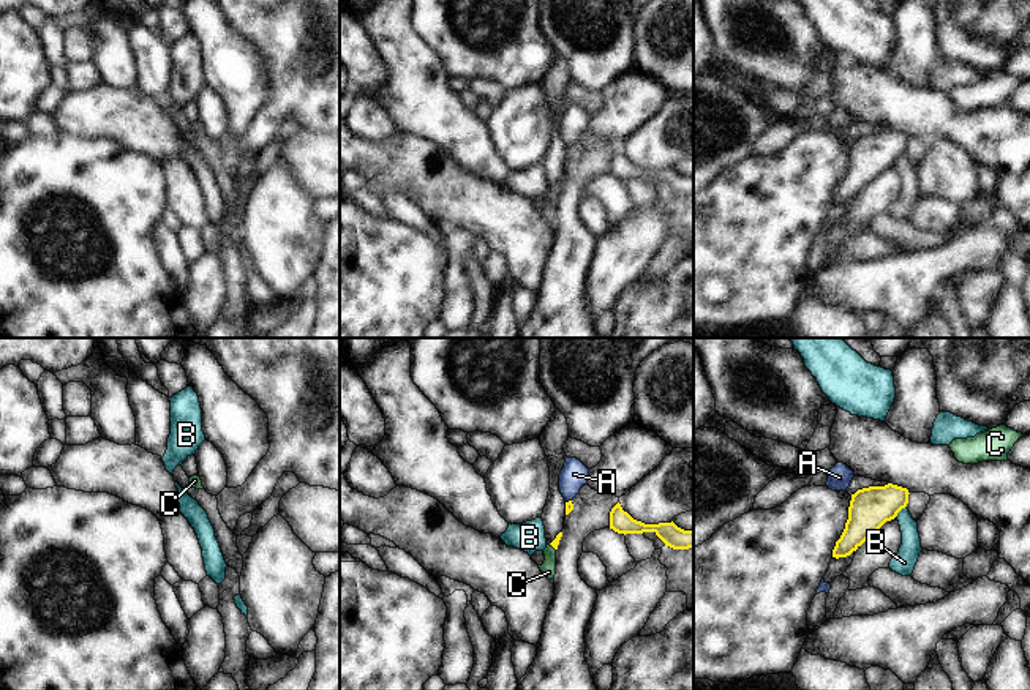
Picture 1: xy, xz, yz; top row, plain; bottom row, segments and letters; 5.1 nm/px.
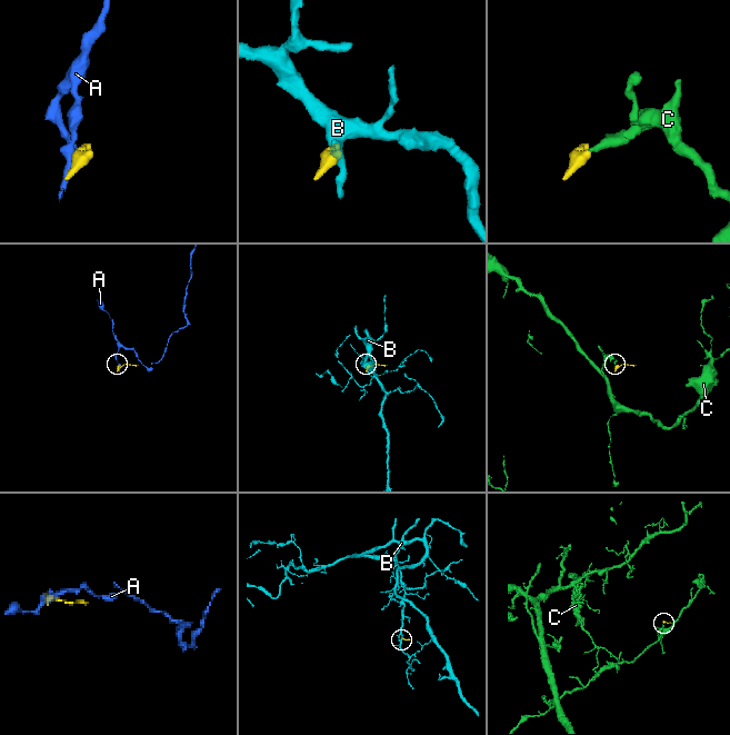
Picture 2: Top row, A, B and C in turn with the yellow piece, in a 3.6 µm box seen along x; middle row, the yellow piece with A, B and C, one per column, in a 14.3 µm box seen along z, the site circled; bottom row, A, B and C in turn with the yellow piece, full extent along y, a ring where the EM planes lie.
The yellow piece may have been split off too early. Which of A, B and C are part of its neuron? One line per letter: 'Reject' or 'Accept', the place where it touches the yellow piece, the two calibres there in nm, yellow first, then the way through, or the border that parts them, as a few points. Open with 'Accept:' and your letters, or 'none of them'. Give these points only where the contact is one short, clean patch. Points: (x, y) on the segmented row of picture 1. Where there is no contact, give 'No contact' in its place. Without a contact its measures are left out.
Accept: C
A: Reject. Touches yellow at xz (569, 501). Thickness 50 nm (yellow) against 140 nm. Boundary: xz (571, 499), (566, 502)
B: Reject. Touches yellow at yz (899, 510). Thickness 220 nm (yellow) against 110 nm. Boundary: yz (905, 506), (894, 517)
C: Accept. Touches yellow at xz (552, 545). Thickness 40 nm (yellow) against 80 nm. Path across: xz (555, 542), (552, 545), (548, 567).

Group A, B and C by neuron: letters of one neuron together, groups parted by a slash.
A / B / C

